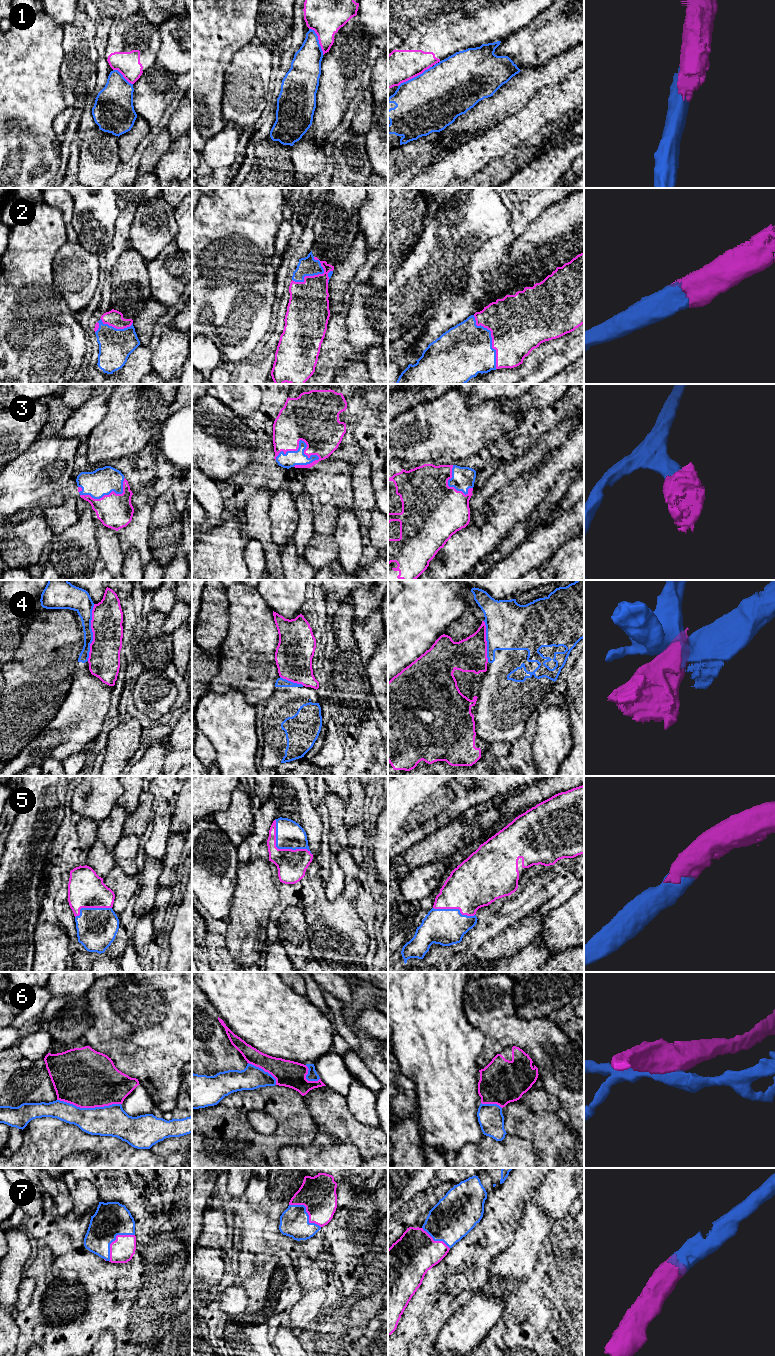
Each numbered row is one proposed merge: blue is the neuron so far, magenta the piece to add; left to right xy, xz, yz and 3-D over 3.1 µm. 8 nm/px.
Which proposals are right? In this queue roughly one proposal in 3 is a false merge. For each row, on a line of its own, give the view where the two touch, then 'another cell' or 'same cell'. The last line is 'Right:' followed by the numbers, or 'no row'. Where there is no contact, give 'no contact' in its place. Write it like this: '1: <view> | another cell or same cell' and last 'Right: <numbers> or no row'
1: yz | another cell
2: yz | same cell
3: xz | same cell
4: xy | another cell
5: xz | same cell
6: xy | another cell
7: xy | same cell
Right: 2, 3, 5, 7

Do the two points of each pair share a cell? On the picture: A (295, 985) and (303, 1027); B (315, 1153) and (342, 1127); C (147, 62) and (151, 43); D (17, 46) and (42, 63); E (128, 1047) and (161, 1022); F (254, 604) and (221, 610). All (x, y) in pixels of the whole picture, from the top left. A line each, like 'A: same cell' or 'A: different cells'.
A: different cells
B: different cells
C: same cell
D: same cell
E: different cells
F: different cells

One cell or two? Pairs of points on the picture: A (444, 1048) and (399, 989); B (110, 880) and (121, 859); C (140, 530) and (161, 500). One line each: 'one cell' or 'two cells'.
A: one cell
B: two cells
C: two cells

